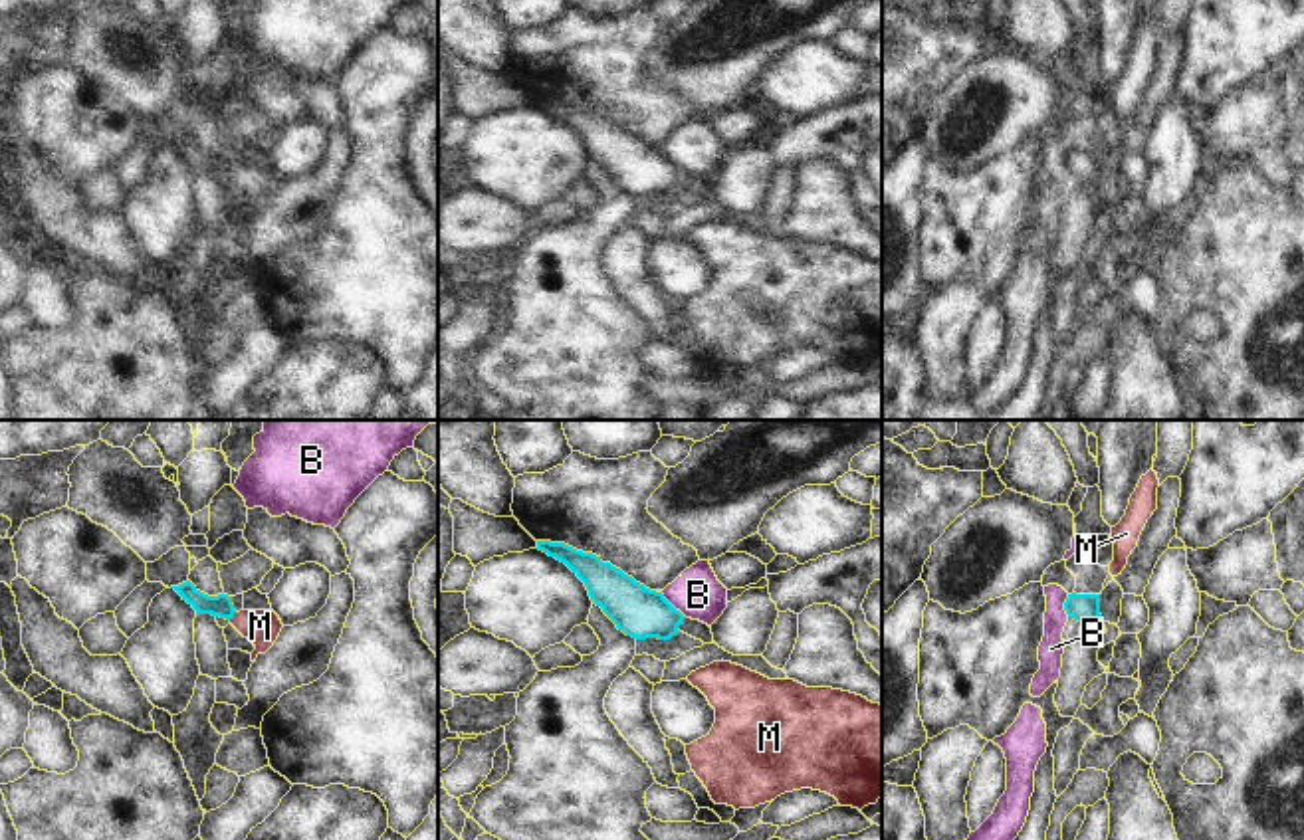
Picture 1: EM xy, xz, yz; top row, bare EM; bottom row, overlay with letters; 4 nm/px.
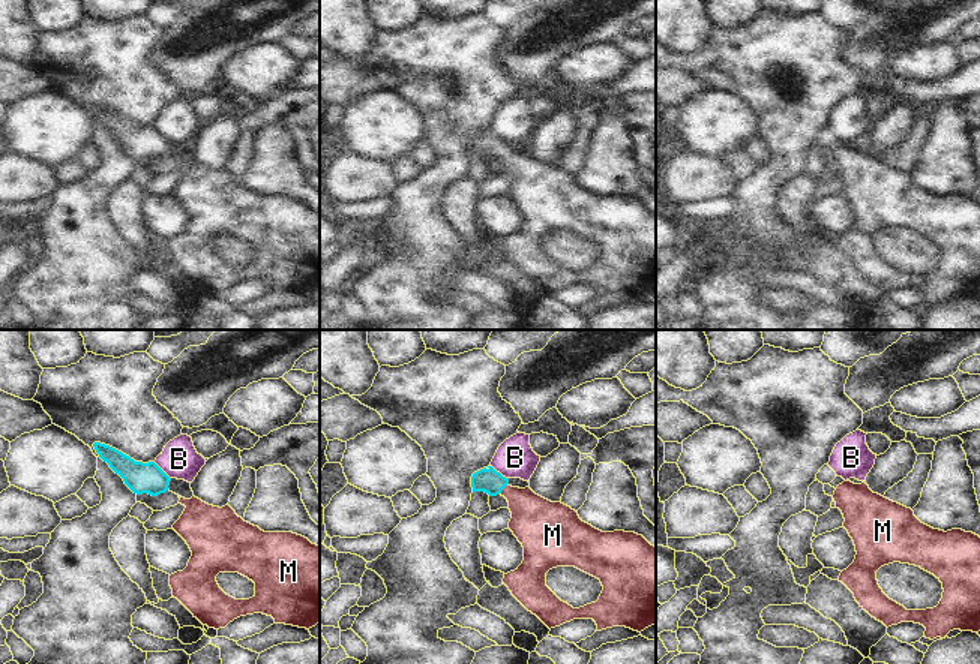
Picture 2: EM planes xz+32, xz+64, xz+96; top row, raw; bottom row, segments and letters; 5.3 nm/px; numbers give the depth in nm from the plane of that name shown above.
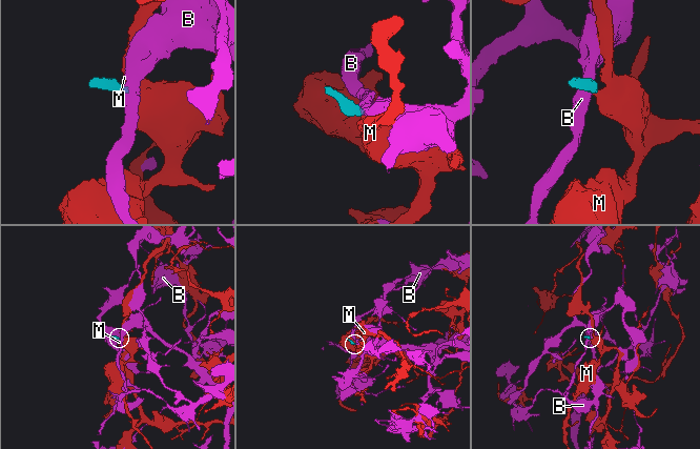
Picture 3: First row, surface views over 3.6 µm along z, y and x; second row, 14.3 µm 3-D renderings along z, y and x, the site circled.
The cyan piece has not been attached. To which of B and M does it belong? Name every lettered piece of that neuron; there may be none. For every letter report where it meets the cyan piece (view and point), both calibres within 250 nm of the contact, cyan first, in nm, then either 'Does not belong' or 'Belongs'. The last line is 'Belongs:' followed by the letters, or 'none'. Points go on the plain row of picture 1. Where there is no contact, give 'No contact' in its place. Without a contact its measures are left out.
B: Touches cyan at xz (672, 163). Thickness 200 nm (cyan) against 200 nm. Does not belong
M: Touches cyan at xy (232, 171). Thickness 90 nm (cyan) against 140 nm. Belongs
Belongs: M.

